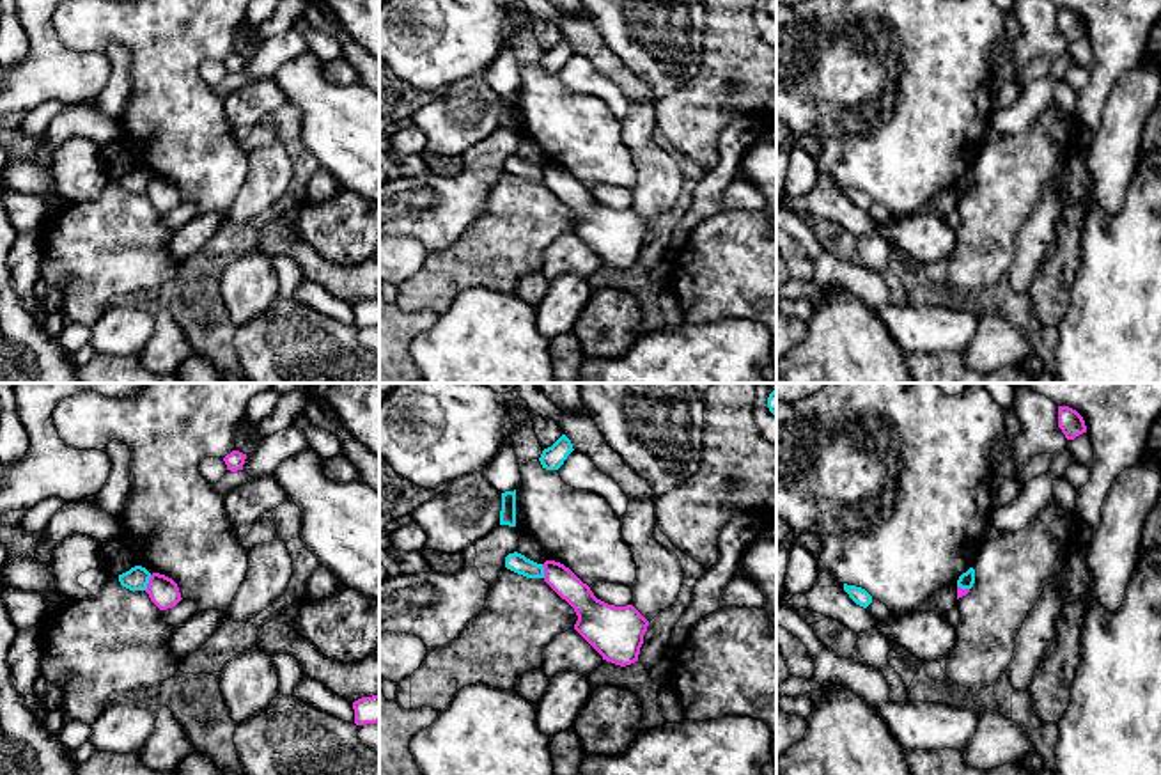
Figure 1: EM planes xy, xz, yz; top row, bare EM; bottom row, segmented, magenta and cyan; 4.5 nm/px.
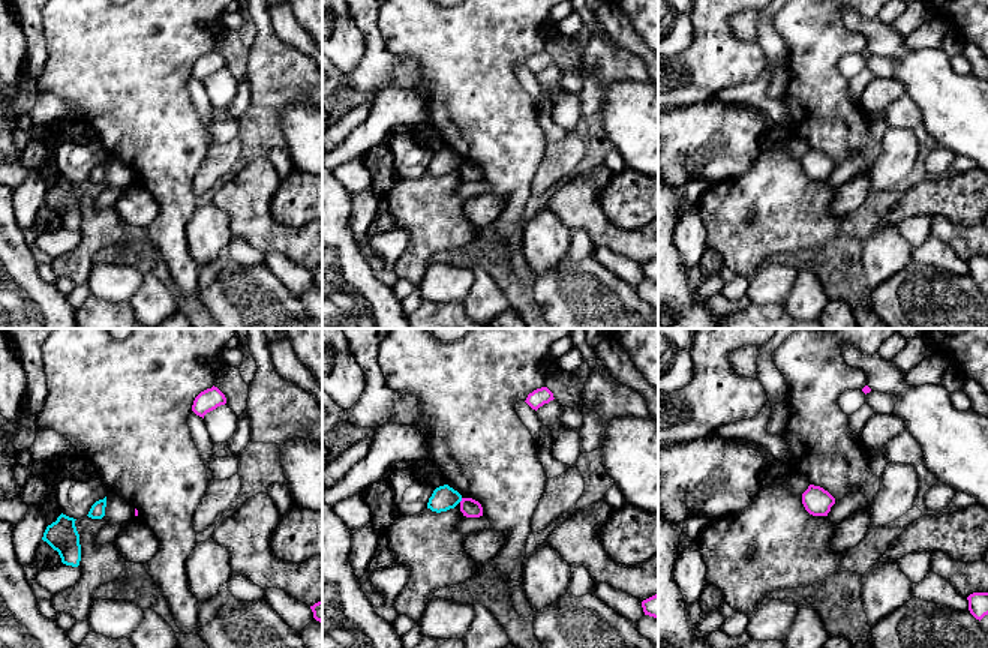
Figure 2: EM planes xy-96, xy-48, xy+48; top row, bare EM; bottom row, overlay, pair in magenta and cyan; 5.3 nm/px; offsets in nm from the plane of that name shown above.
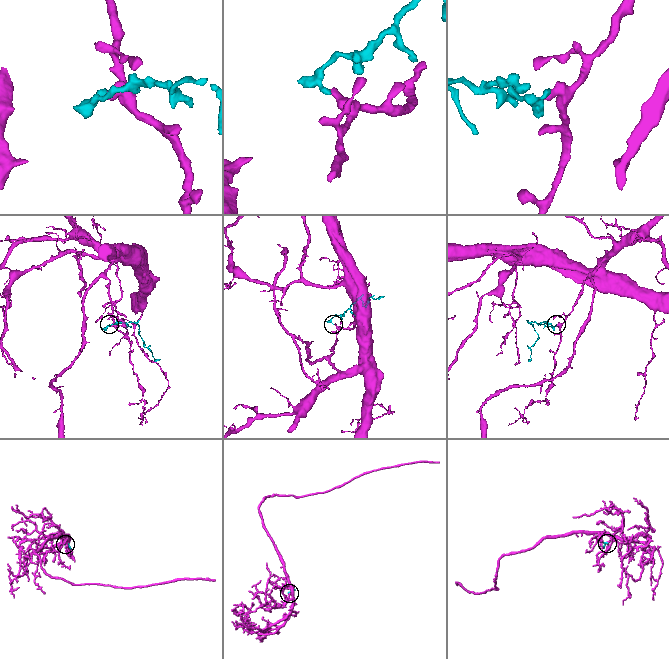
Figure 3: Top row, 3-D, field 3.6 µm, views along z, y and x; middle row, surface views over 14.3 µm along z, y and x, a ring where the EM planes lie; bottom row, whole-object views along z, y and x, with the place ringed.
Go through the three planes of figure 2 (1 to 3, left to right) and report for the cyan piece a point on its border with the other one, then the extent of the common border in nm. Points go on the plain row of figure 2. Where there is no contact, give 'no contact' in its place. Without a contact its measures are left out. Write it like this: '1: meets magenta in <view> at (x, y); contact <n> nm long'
1: no contact
2: meets magenta in xy-48 at (462, 164); contact 30 nm long
3: no contact

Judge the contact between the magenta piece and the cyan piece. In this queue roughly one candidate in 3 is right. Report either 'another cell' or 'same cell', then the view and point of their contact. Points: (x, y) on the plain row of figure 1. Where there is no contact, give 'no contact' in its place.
another cell | xy (149, 185)

